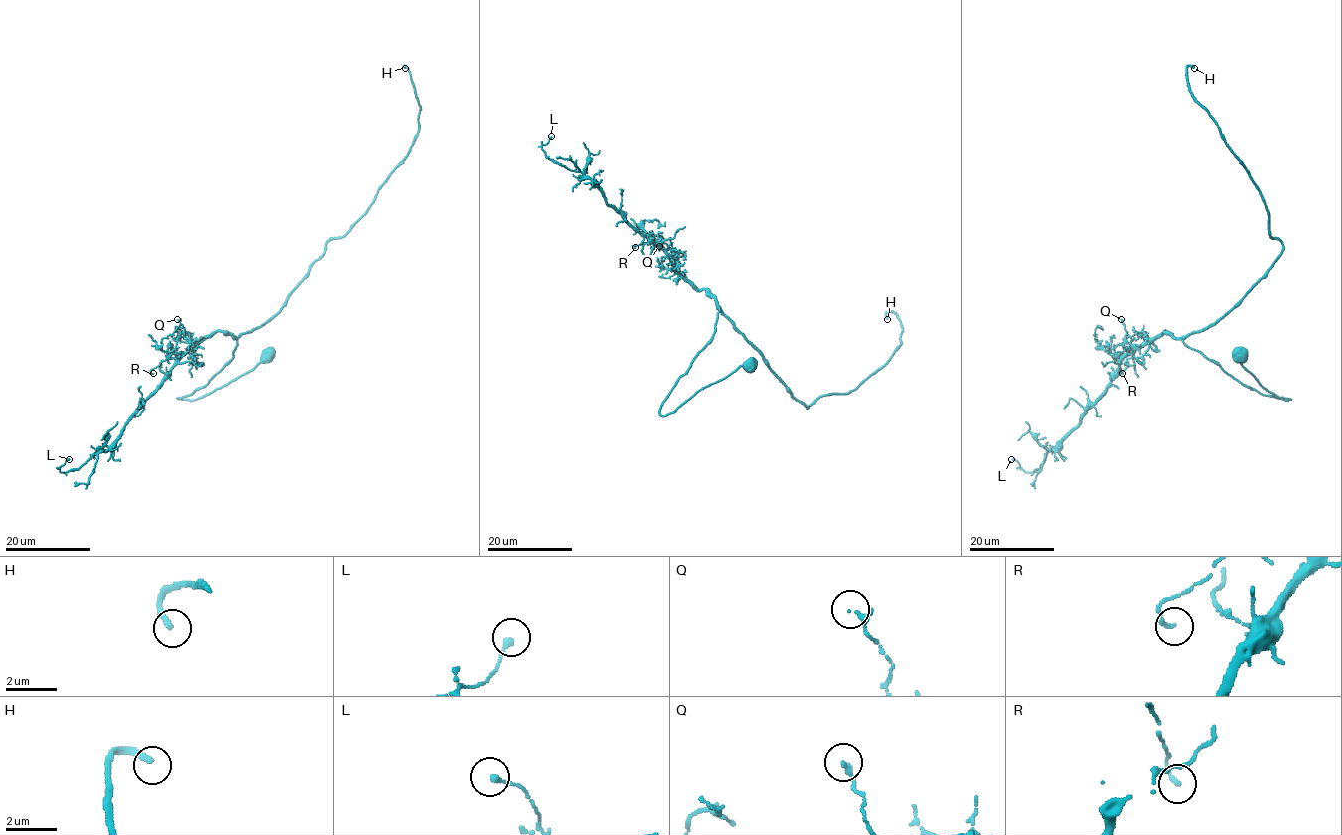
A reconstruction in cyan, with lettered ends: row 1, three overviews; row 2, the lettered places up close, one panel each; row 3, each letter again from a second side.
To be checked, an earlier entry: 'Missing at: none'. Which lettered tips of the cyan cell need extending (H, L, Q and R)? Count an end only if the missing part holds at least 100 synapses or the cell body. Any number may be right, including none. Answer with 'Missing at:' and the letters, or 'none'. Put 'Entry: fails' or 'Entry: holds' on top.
Entry: fails
Missing at: H

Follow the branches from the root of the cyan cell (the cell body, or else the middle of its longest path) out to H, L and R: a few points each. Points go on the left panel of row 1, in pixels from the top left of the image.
H: (268, 355), (200, 398), (177, 398), (203, 387), (239, 337), (278, 312), (407, 154), (420, 105), (405, 68)
L: (268, 355), (200, 398), (178, 399), (233, 357), (231, 335), (204, 336), (109, 448), (62, 472), (69, 459)
R: (268, 355), (193, 400), (177, 398), (203, 387), (233, 357), (237, 340), (231, 335), (215, 331), (153, 373)

